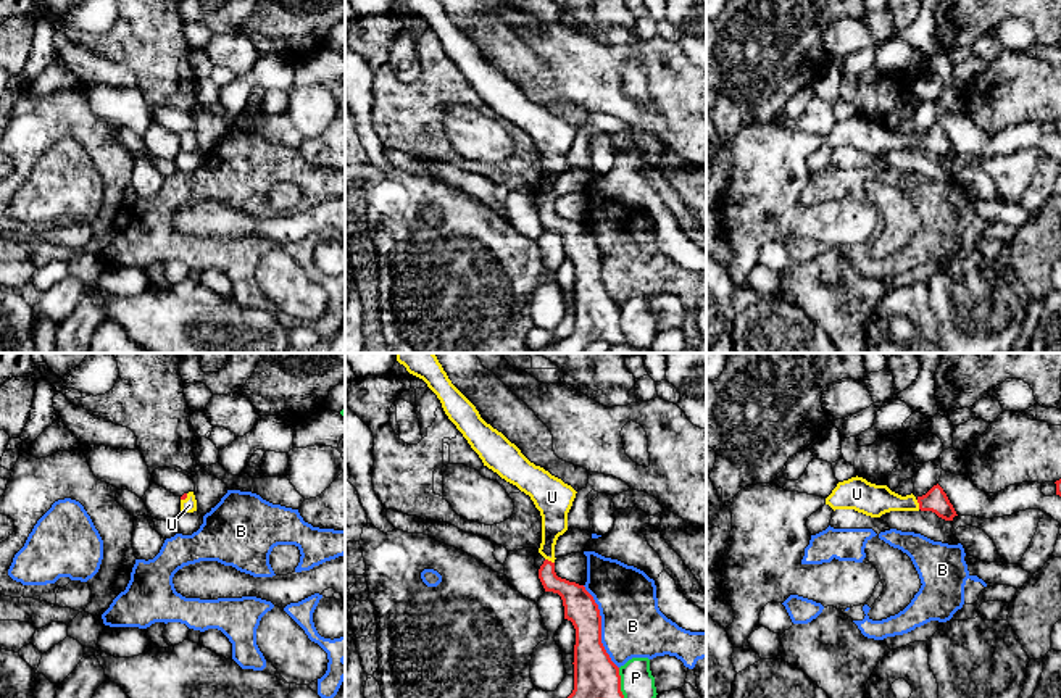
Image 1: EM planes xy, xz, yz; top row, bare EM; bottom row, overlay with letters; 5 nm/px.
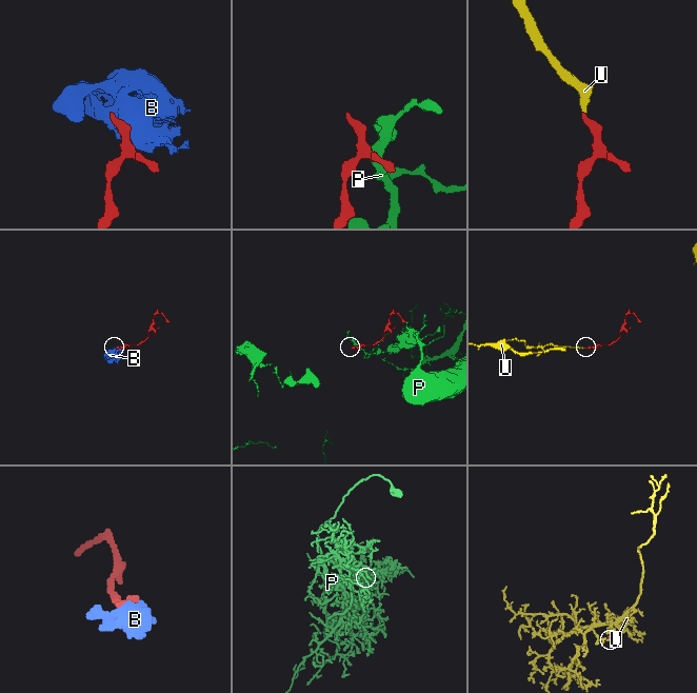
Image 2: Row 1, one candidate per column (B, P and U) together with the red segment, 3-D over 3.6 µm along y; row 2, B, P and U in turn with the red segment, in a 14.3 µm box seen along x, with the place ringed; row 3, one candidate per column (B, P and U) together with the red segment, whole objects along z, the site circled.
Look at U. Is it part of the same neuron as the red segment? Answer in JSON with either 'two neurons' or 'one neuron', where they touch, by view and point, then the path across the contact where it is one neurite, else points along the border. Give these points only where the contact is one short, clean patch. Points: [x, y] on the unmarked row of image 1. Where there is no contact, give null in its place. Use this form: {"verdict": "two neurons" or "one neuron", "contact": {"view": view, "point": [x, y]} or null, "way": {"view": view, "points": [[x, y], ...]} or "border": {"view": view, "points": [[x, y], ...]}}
{"verdict": "one neuron", "contact": {"view": "xz", "point": [550, 200]}, "way": {"view": "xz", "points": [[578, 240], [550, 215], [550, 200], [549, 174], [553, 150]]}}

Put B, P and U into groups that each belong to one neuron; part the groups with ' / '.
B / P / U

